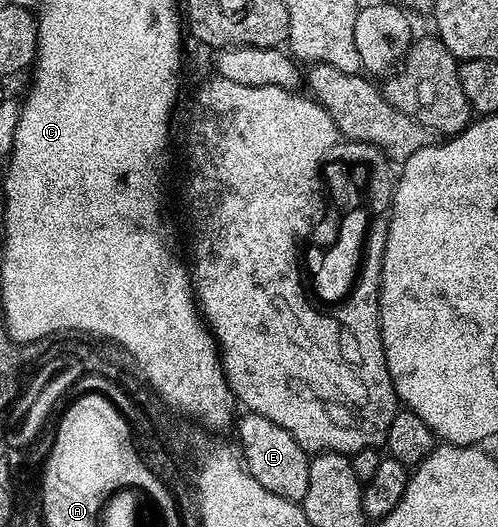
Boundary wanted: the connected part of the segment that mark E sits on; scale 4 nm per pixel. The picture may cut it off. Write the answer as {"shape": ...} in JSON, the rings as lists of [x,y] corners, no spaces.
{"shape":[[[245,412],[236,421],[237,440],[241,443],[239,456],[245,471],[263,486],[263,490],[271,490],[271,494],[279,494],[279,498],[287,498],[294,502],[304,501],[307,494],[307,478],[309,477],[310,453],[283,430],[283,426],[275,426],[271,418],[263,418],[254,412]]]}

